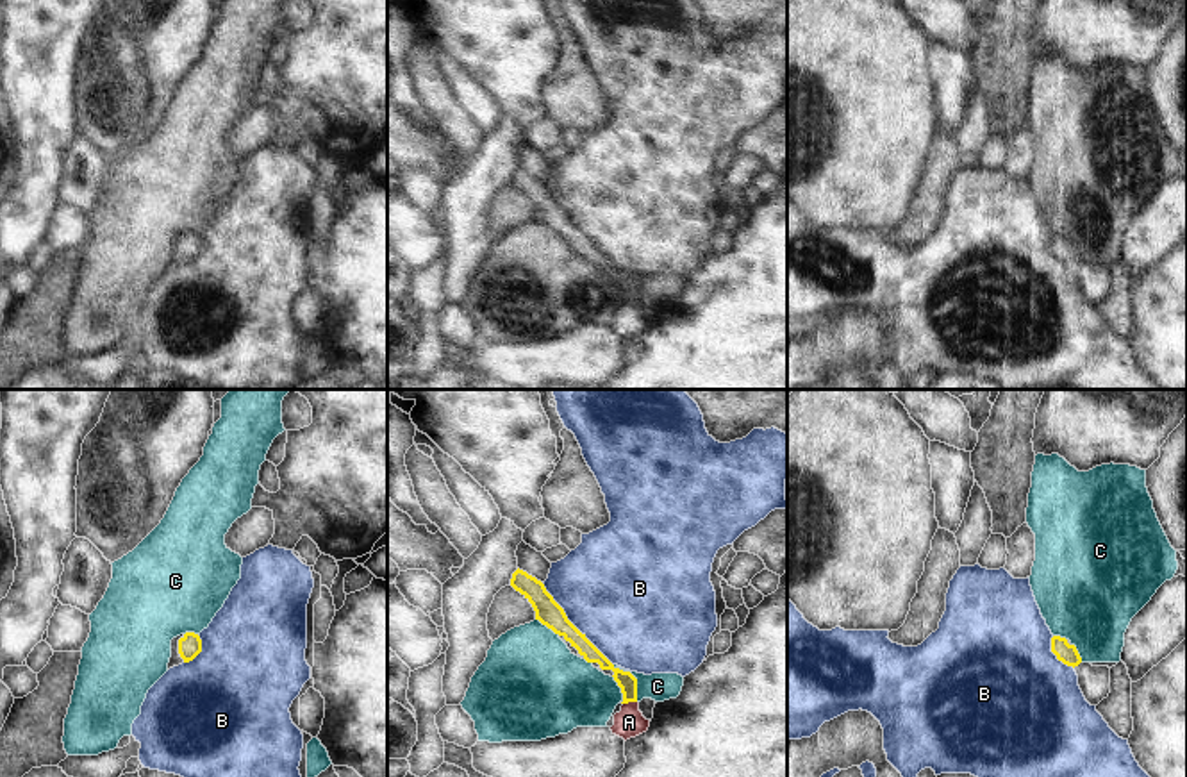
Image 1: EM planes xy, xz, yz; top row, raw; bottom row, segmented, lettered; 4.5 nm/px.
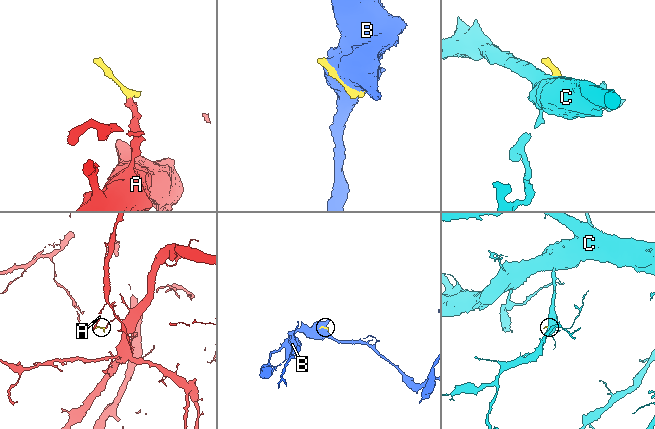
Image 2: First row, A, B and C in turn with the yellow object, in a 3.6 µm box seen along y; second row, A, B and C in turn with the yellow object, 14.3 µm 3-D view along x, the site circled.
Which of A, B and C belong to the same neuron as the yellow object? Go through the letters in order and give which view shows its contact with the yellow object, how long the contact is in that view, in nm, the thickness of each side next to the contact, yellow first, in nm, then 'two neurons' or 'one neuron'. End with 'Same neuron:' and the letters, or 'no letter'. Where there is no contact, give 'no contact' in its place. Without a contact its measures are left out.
A: contact in xz; length 70 nm; calibres 80 and 140 nm; one neuron
B: contact in xz; length 500 nm; calibres 110 and 500 nm; two neurons
C: contact in xz; length 200 nm; calibres 80 and 130 nm; two neurons
Same neuron: A

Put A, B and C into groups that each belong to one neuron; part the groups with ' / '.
A / B / C

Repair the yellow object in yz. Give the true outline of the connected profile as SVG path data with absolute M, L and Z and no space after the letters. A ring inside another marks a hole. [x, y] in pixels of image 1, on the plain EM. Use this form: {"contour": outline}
{"contour": "M1053 236L1051 238L1051 252L1057 255L1058 261L1062 261L1067 266L1078 266L1082 263L1082 257L1075 245L1069 245L1066 238Z"}

